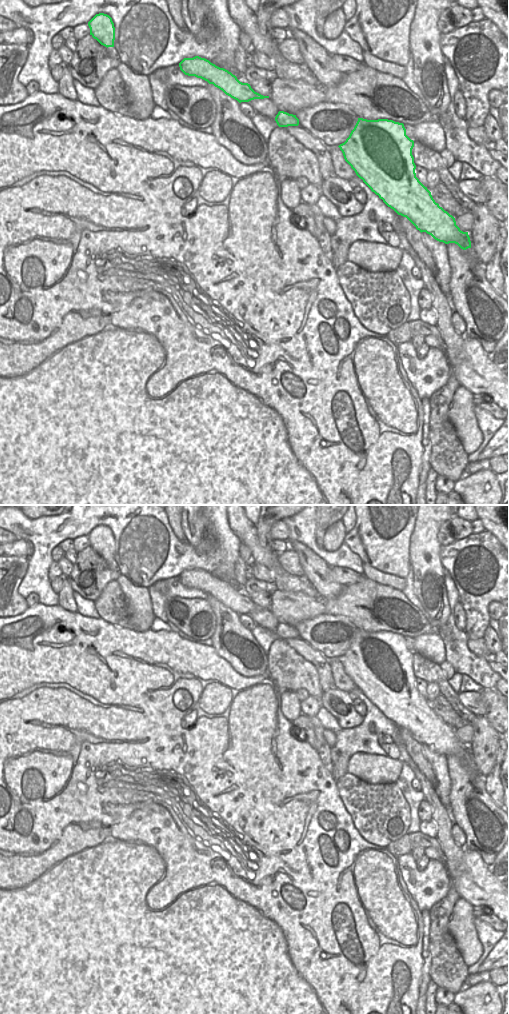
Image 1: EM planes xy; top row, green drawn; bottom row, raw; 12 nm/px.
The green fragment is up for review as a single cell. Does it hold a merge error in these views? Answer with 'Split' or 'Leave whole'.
Leave whole

